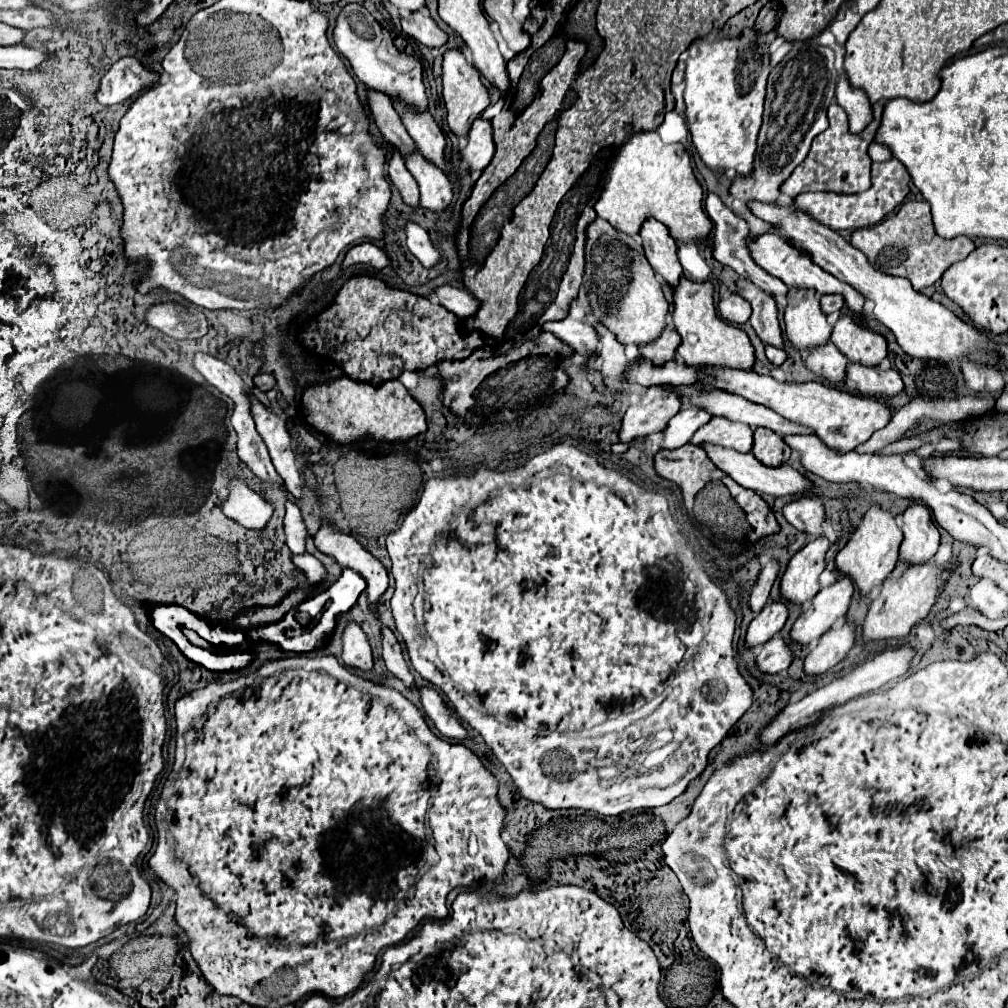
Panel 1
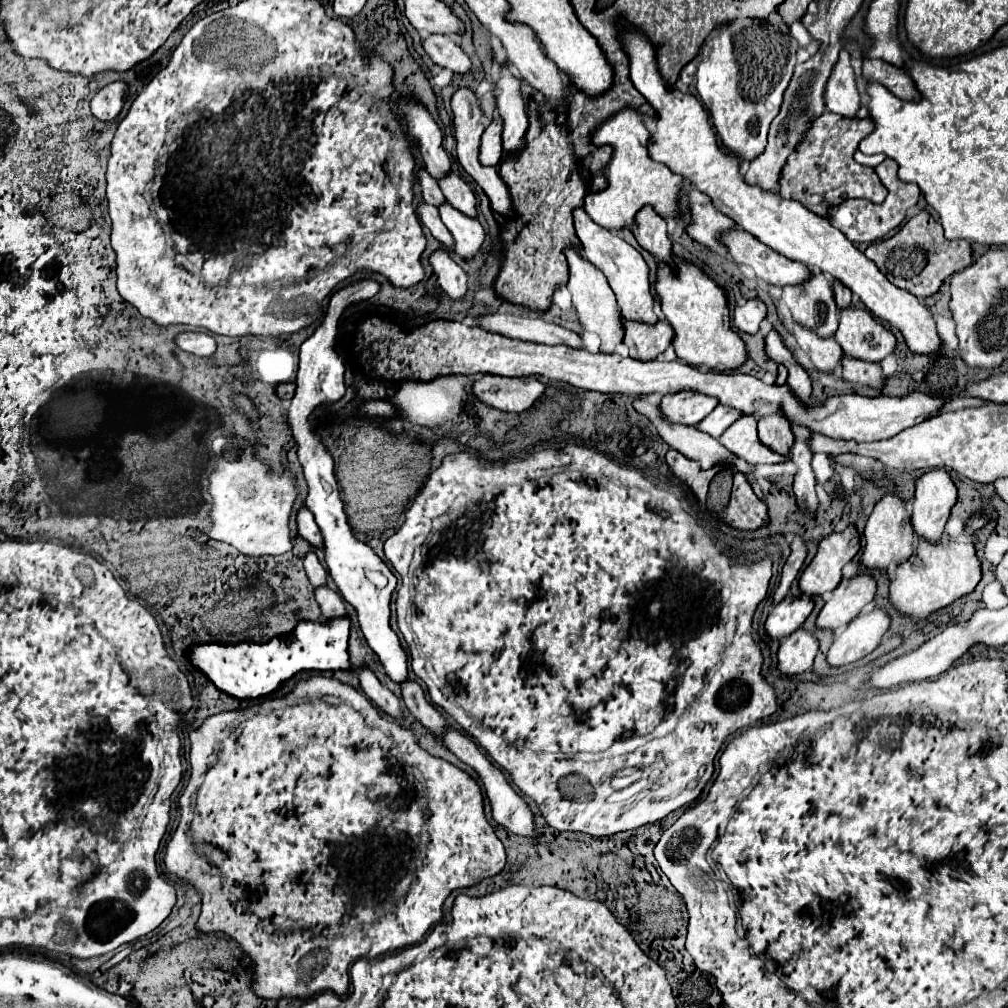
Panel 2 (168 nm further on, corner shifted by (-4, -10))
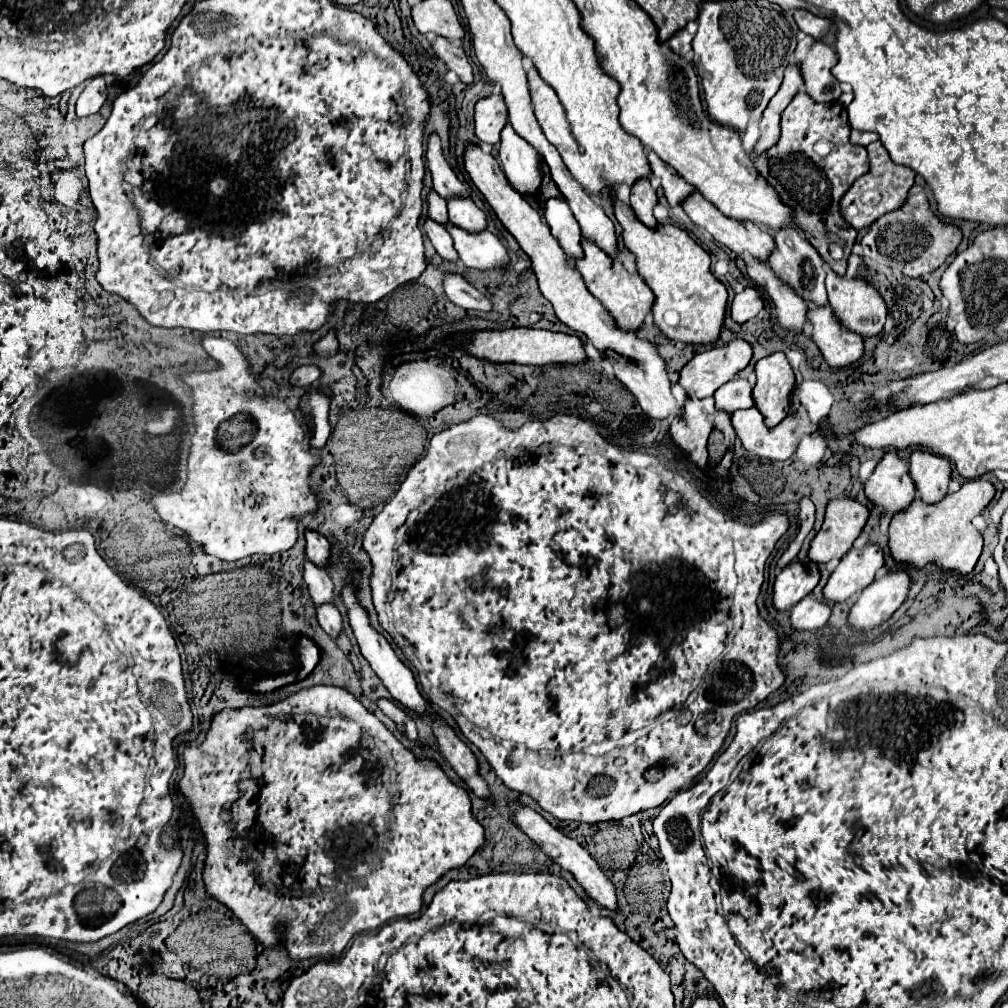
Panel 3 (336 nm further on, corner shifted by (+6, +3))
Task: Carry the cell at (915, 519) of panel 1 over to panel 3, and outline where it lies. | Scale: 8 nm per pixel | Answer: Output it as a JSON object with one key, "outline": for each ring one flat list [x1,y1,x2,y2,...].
{"outline":[[915,450,909,460,909,476,915,482,919,500,925,504,941,502,941,496,947,494,951,480,953,468,949,466,949,462,925,450]]}

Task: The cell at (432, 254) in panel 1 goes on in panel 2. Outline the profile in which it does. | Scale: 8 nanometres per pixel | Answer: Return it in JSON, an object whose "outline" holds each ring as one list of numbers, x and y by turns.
{"outline":[[443,249,435,251,429,261,431,261,431,267,433,267,435,275,437,275,439,287,453,301,461,301,467,295,467,275,465,275,465,271]]}

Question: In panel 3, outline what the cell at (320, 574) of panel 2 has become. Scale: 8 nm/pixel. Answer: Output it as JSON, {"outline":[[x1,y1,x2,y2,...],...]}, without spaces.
{"outline":[[305,560,303,566,303,580,309,588,309,594,315,604,333,602,333,582,327,576,327,572,319,566,315,566,311,560]]}

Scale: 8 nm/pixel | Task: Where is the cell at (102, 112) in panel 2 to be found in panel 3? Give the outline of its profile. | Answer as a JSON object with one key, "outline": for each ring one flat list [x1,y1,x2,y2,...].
{"outline":[[95,76,85,86,85,90,81,92,81,96,77,100,77,116,91,116,91,114,99,112,99,108,103,106,105,100,107,100,105,80,101,76]]}

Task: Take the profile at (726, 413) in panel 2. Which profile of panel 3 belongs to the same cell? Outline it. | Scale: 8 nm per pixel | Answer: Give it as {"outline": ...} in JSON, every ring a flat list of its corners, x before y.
{"outline":[[743,378,729,380,715,392,715,408,723,412,735,412,739,408,749,408,753,406,751,398,751,386]]}

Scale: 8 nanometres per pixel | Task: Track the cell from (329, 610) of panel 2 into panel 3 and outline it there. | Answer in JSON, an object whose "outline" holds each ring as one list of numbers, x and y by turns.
{"outline":[[319,604,317,606,317,618,319,618,319,626,331,634,333,638,341,632,343,624,341,624,341,614,333,604]]}

